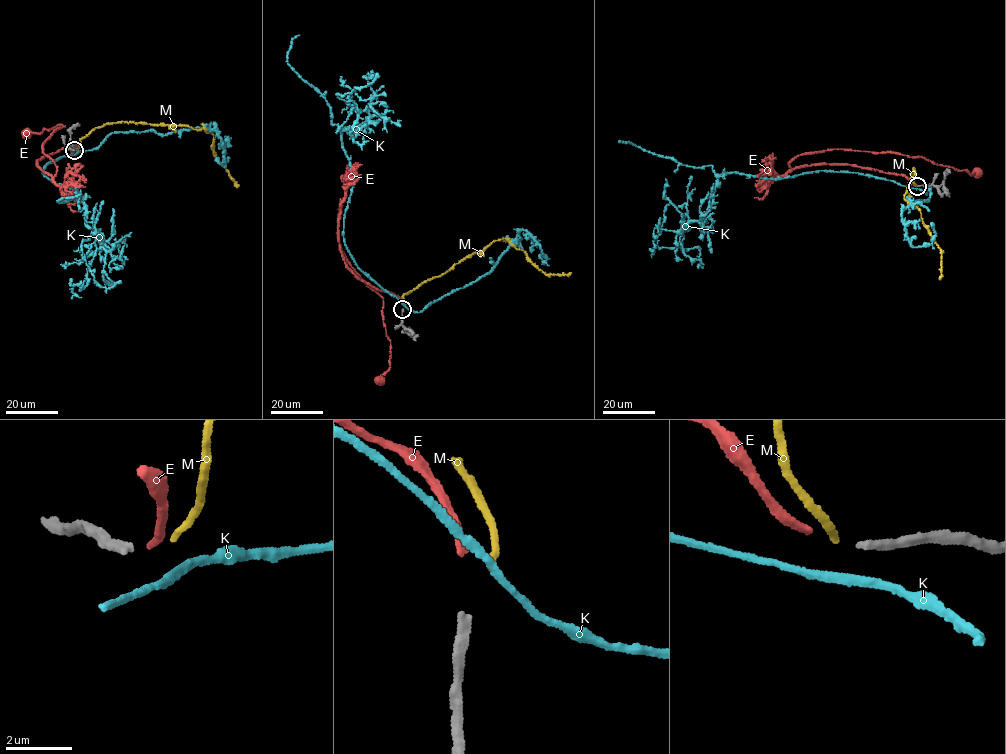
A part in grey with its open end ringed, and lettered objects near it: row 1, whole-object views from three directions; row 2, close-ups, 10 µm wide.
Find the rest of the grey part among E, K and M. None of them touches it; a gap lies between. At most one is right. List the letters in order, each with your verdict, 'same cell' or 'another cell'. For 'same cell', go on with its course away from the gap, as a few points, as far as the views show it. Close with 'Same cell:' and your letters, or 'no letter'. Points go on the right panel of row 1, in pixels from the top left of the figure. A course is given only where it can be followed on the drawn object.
E: same cell; it runs (914, 185), (904, 175), (851, 164), (792, 168), (789, 163), (800, 154), (844, 149), (922, 157), (976, 173)
K: another cell
M: another cell
Same cell: E

